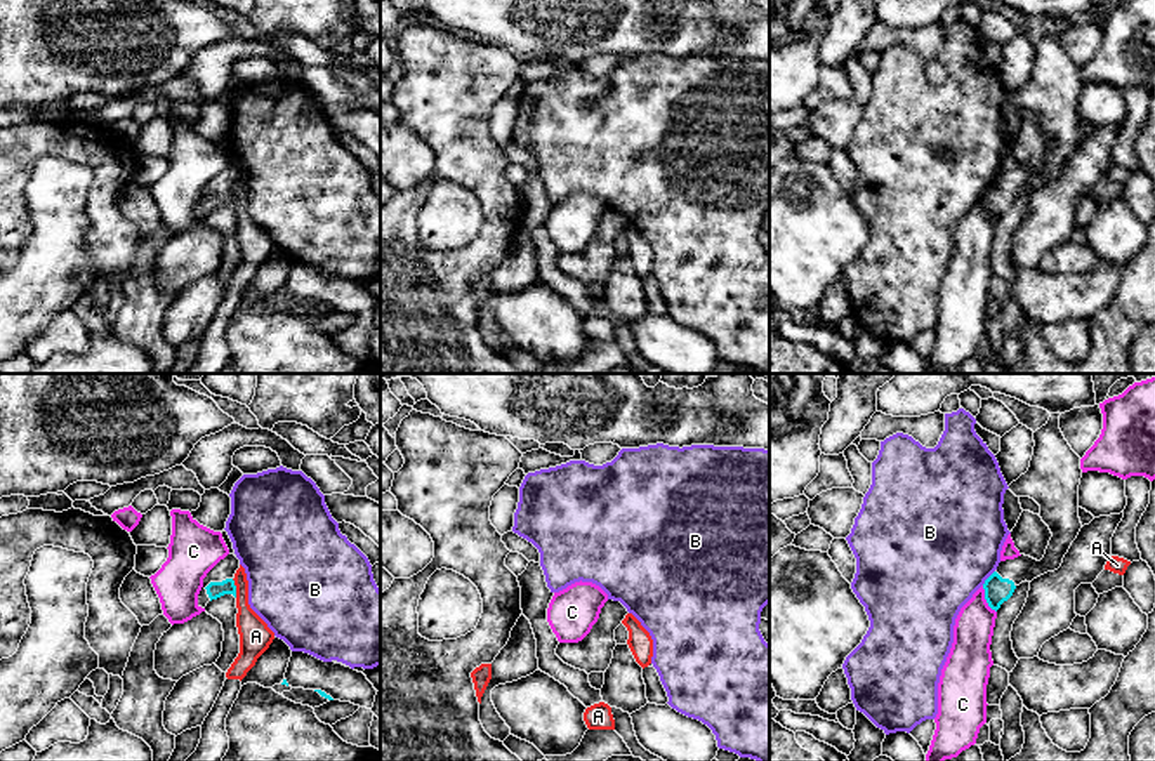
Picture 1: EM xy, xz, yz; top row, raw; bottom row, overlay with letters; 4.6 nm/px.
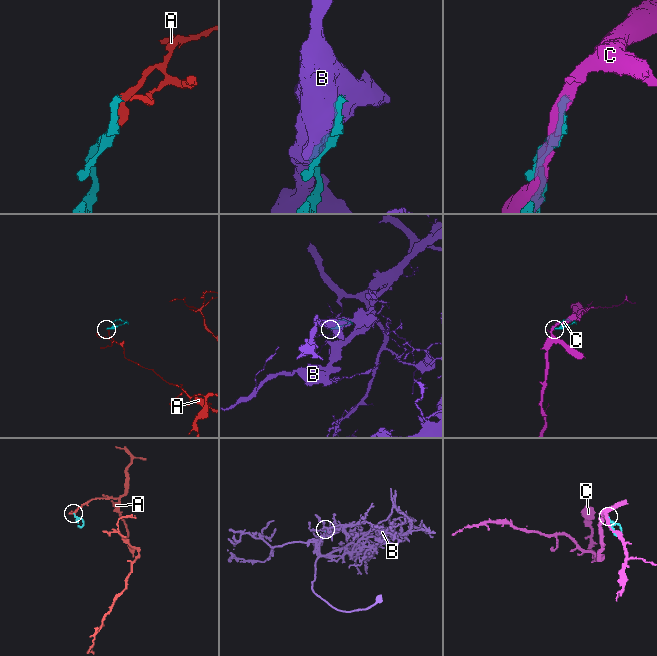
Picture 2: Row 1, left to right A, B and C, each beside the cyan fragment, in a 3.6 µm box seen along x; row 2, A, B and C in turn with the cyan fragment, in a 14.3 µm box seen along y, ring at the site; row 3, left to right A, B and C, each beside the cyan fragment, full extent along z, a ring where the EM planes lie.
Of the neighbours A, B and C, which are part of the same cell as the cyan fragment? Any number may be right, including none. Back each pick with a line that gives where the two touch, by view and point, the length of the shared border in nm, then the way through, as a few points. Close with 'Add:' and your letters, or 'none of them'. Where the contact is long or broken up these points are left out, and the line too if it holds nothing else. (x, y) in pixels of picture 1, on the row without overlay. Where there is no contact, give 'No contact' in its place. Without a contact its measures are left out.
Add: none of them

